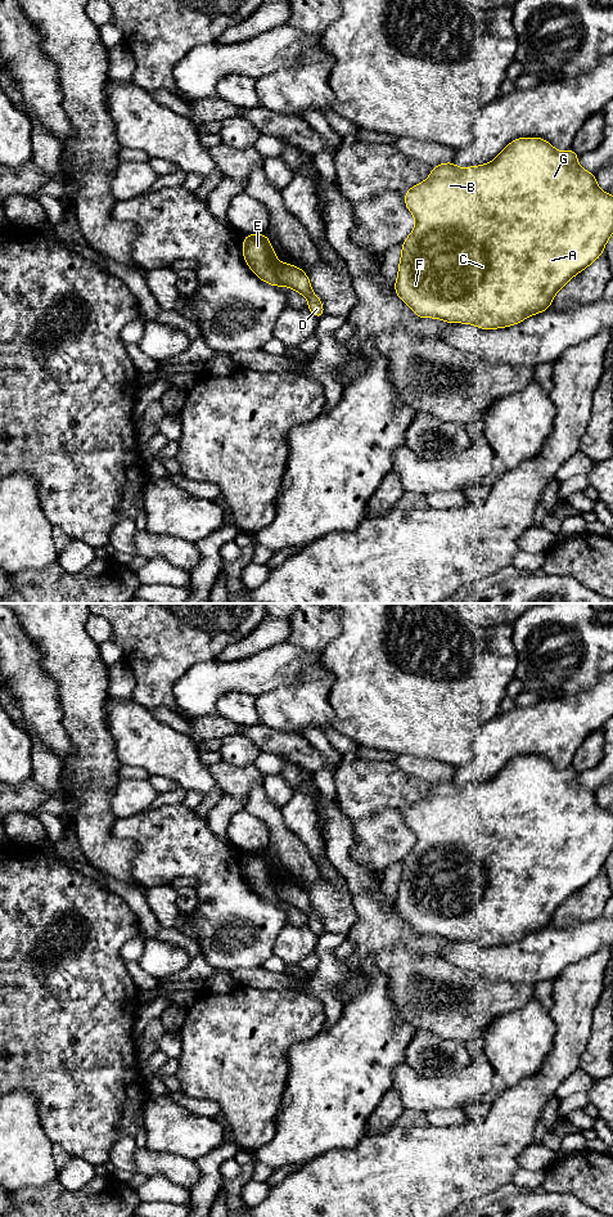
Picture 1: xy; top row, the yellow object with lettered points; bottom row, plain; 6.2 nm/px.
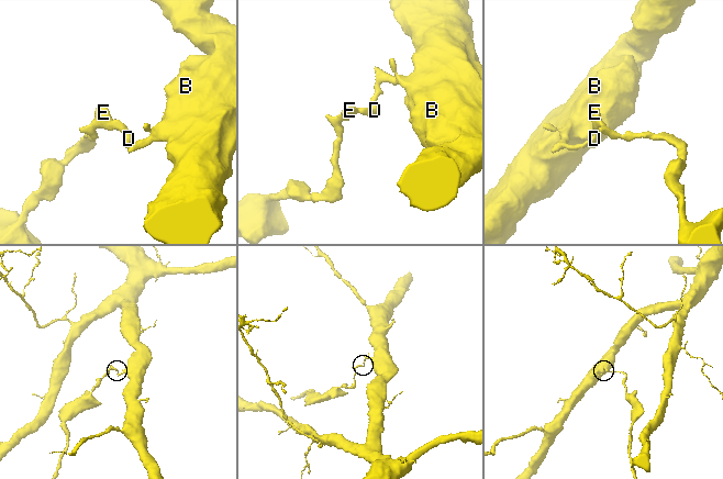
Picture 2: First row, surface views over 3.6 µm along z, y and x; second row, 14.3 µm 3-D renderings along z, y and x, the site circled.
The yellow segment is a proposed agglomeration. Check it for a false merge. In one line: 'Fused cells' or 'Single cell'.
Fused cells

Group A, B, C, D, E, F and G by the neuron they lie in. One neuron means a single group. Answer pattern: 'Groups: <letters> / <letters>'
Groups: A B C D F G / E

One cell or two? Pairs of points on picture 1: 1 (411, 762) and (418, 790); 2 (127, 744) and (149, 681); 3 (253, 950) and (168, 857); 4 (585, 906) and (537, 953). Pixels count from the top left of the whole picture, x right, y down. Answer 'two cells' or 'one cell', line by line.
1: two cells
2: two cells
3: one cell
4: two cells

